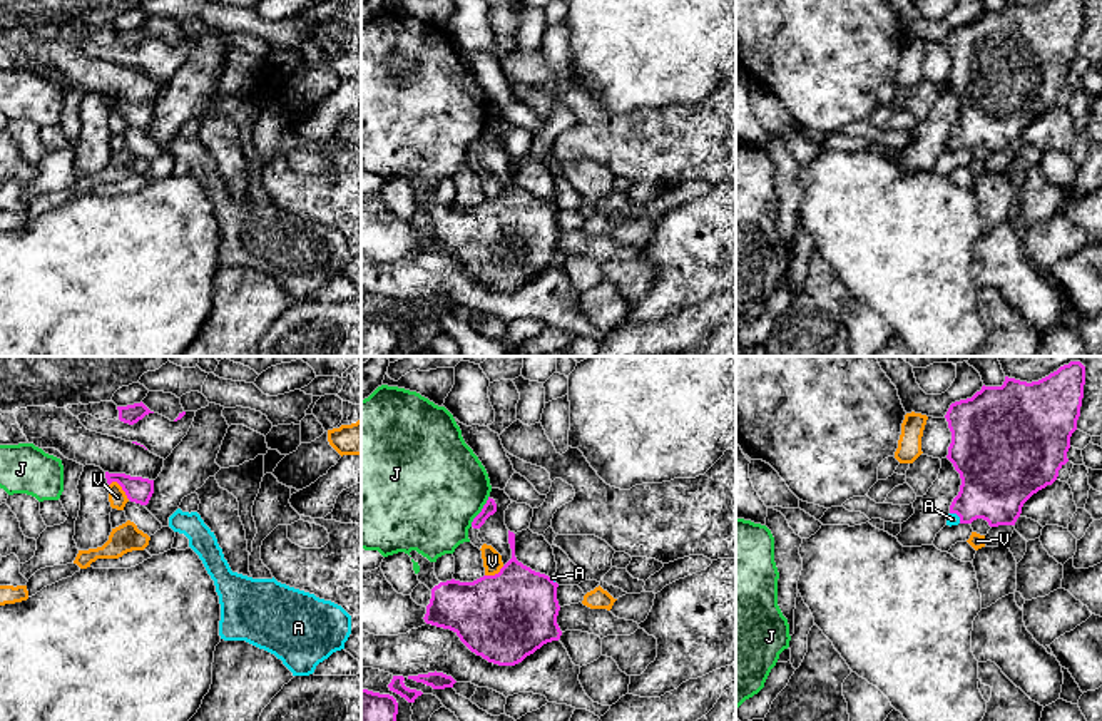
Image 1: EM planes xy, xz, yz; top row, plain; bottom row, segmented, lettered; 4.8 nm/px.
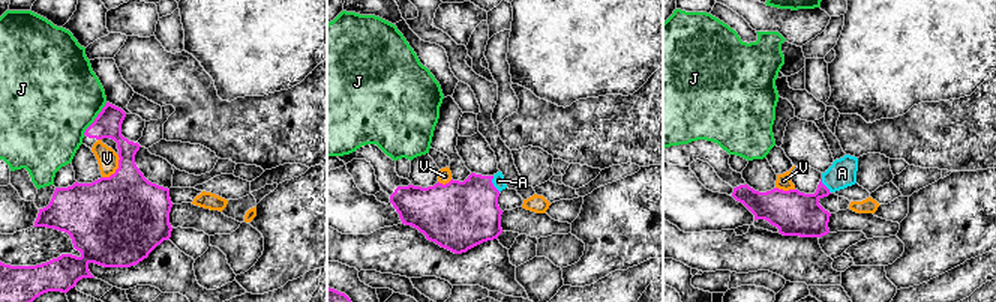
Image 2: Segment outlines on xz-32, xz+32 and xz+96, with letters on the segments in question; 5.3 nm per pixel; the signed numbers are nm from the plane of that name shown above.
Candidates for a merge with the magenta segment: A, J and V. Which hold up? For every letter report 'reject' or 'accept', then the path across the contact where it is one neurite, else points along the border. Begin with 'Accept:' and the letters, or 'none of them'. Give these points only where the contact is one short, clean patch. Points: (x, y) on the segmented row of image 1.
Accept: A
A: accept | across yz (997, 480), (957, 514), (952, 519)
J: reject
V: reject | along xy (109, 484), (116, 482), (129, 499)

